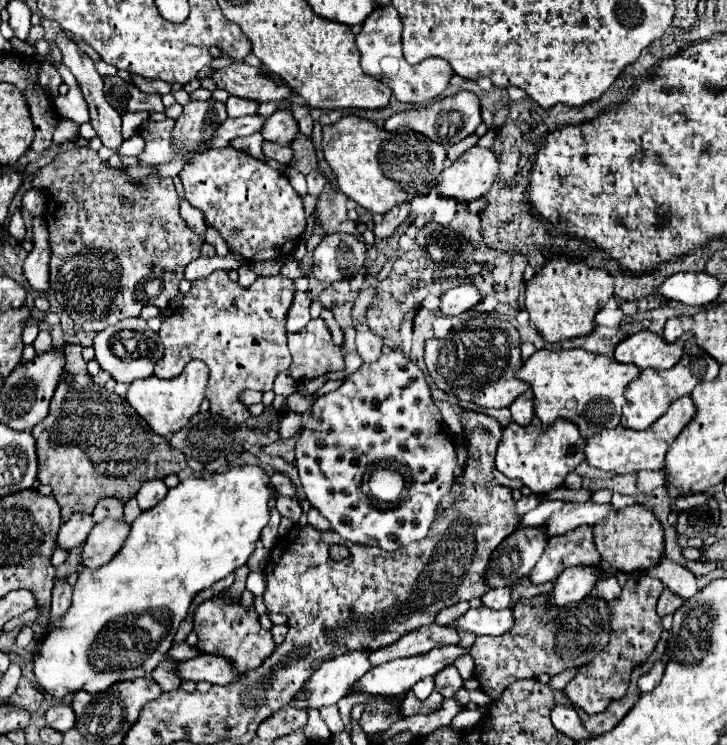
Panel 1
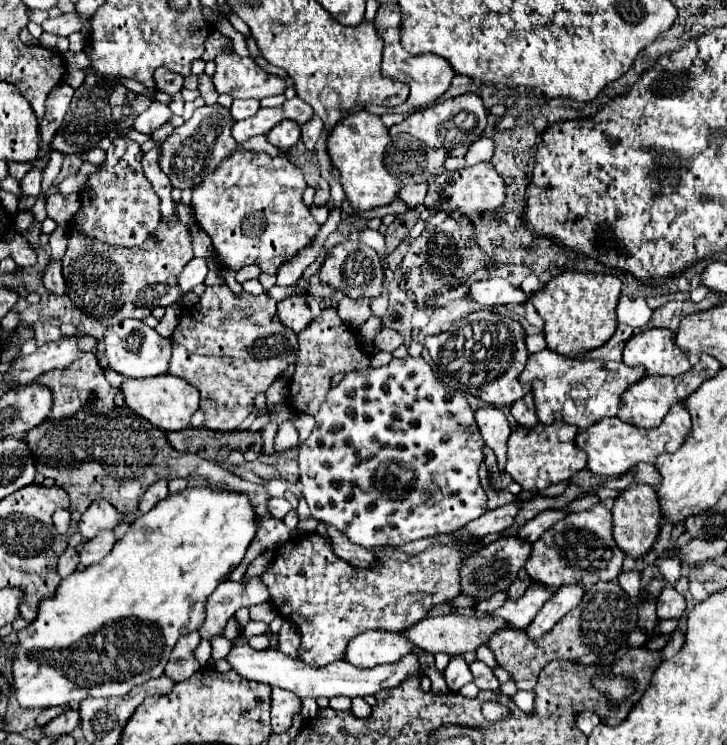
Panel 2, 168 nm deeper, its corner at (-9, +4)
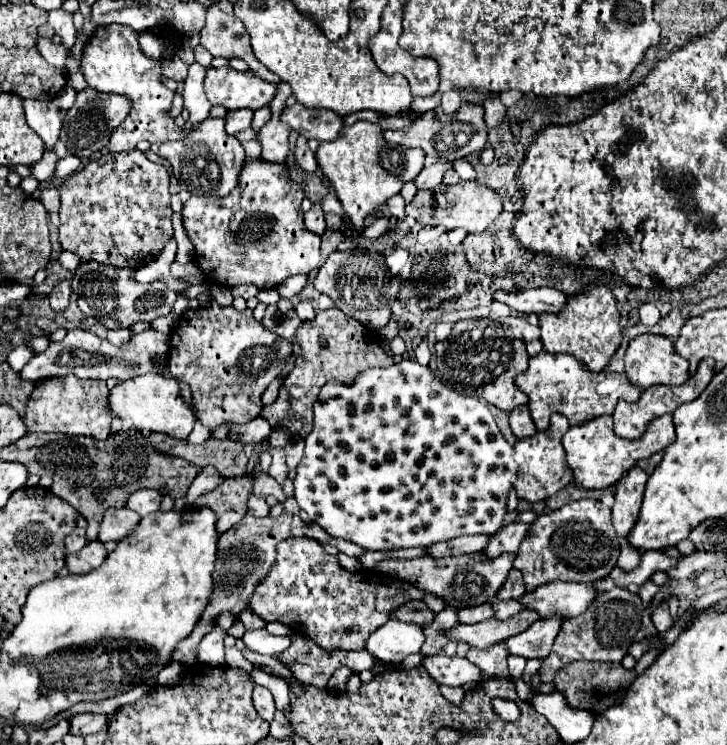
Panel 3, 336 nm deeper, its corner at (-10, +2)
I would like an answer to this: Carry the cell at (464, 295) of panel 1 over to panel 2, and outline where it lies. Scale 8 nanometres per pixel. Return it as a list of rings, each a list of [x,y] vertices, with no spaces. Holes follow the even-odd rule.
[[[504,278],[478,280],[470,286],[470,298],[480,302],[482,306],[498,306],[498,304],[524,304],[528,302],[528,294],[520,288],[514,288]]]

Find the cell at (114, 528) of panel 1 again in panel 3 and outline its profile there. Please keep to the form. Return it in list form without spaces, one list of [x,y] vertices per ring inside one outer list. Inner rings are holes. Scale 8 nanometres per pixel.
[[[95,540],[95,542],[89,542],[81,552],[67,556],[65,564],[71,574],[87,574],[95,570],[99,564],[103,564],[105,558],[107,558],[107,550],[103,542]]]

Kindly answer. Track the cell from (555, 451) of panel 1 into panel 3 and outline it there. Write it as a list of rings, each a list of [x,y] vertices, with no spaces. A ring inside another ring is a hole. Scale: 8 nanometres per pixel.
[[[547,430],[537,432],[535,436],[517,440],[517,444],[515,444],[515,462],[519,466],[515,490],[517,490],[519,498],[525,498],[529,502],[545,500],[545,498],[553,496],[555,492],[559,492],[563,486],[567,486],[571,482],[571,468],[567,466],[567,462],[563,462],[561,438],[559,440],[551,438]]]

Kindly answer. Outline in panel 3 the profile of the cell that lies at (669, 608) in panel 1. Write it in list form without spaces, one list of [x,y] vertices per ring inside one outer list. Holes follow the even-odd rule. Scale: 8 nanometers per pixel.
[[[661,602],[661,604],[655,608],[651,620],[653,620],[653,624],[655,624],[655,628],[657,628],[659,632],[665,632],[665,630],[669,630],[669,628],[673,626],[673,620],[671,620],[667,602]]]

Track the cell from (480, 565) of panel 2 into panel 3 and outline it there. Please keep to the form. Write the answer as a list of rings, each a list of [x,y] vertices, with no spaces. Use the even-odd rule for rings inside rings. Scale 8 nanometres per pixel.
[[[483,552],[451,556],[451,558],[413,558],[413,560],[381,560],[379,570],[391,578],[411,582],[413,586],[433,592],[445,600],[447,606],[467,608],[489,602],[497,596],[499,588],[511,572],[515,554],[501,554],[499,558],[483,558]]]

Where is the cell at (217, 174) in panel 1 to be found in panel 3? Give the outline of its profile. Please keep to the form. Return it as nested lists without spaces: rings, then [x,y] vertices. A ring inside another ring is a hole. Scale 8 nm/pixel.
[[[247,160],[243,164],[243,170],[239,172],[239,186],[229,196],[213,204],[207,202],[207,198],[191,196],[183,206],[181,218],[185,234],[195,246],[197,264],[205,274],[205,280],[217,280],[217,284],[221,286],[237,286],[251,282],[259,288],[275,288],[293,274],[309,274],[311,270],[315,270],[319,266],[321,236],[307,232],[307,228],[303,226],[301,200],[303,188],[289,178],[287,166],[263,160]]]

